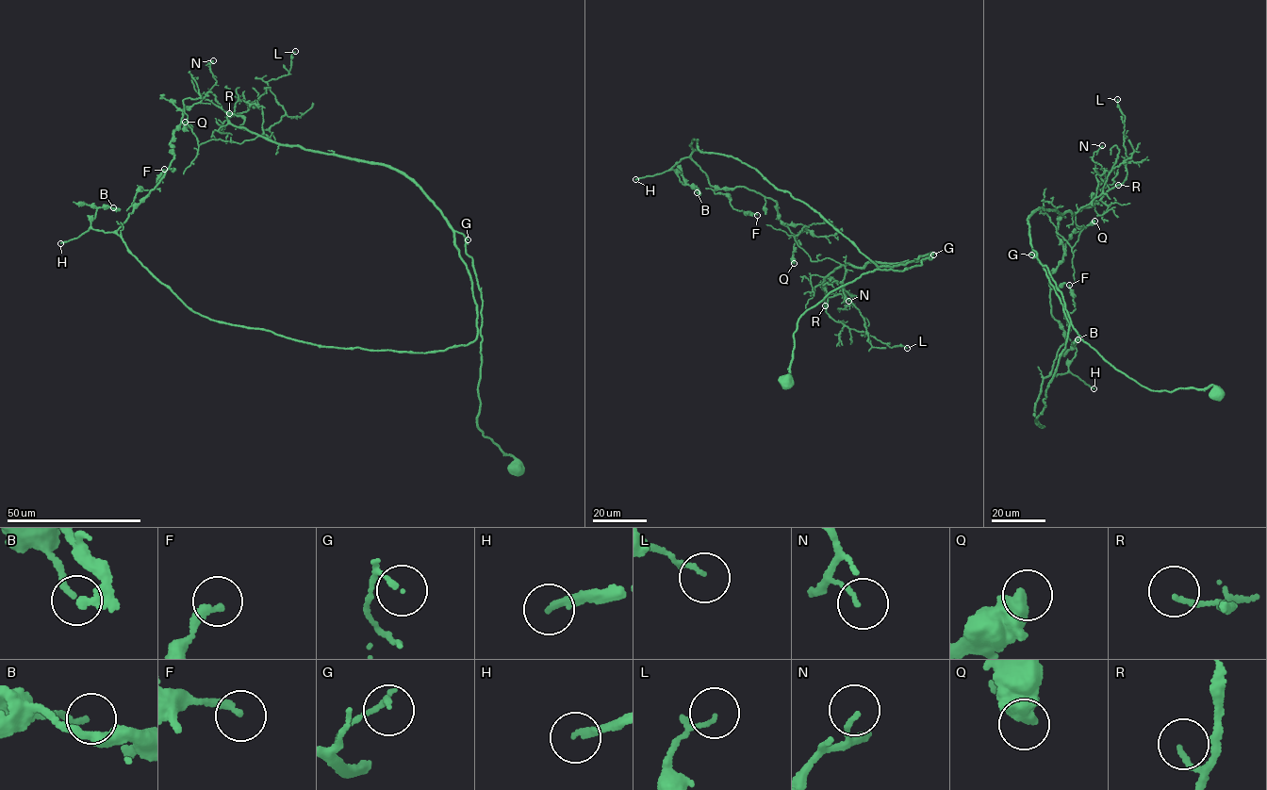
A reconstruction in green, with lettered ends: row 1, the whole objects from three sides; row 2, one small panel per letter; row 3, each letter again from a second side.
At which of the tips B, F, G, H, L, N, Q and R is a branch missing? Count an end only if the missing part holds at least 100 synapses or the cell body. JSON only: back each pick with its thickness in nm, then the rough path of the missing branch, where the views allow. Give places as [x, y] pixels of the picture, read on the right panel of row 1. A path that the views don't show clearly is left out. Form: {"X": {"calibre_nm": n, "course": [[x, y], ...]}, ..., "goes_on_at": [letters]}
{"H": {"calibre_nm": 200, "course": [[1094, 388], [1115, 399], [1120, 395], [1128, 414], [1163, 391], [1175, 382], [1183, 353], [1202, 334], [1198, 319]]}, "goes_on_at": ["H"]}

